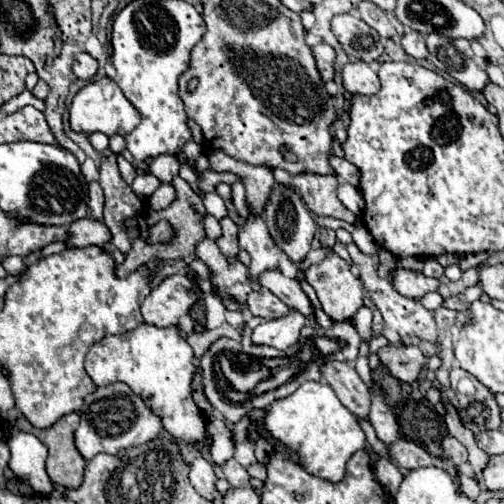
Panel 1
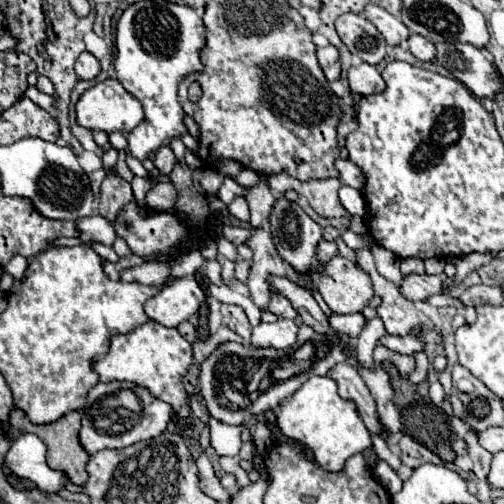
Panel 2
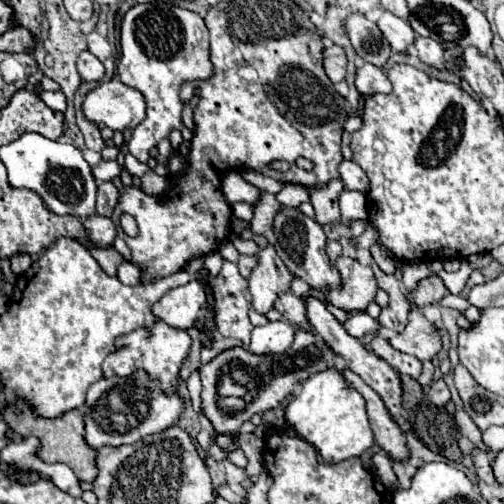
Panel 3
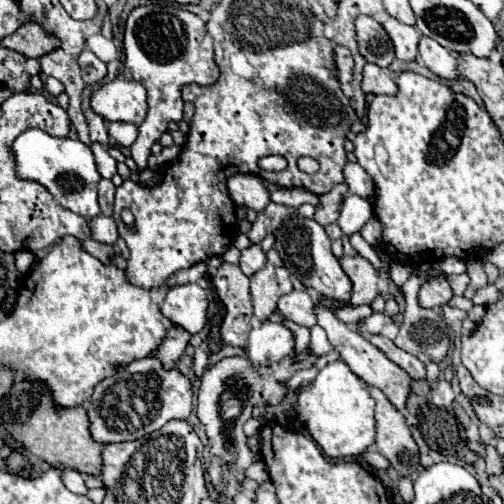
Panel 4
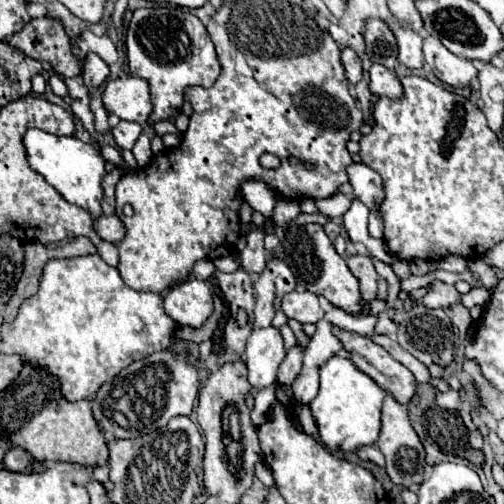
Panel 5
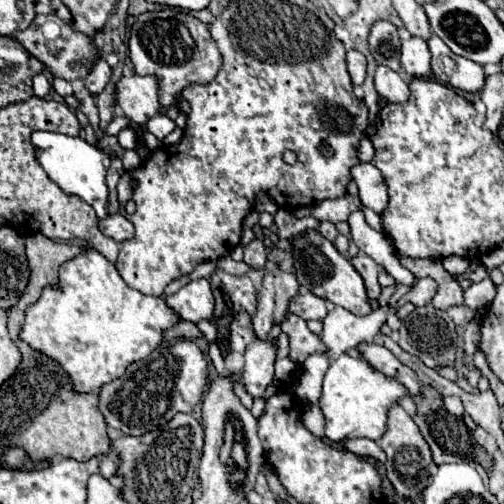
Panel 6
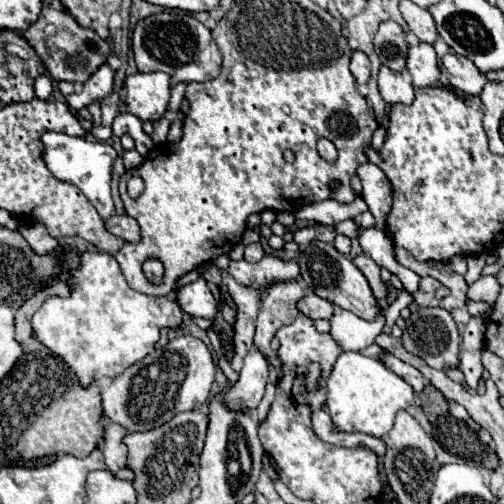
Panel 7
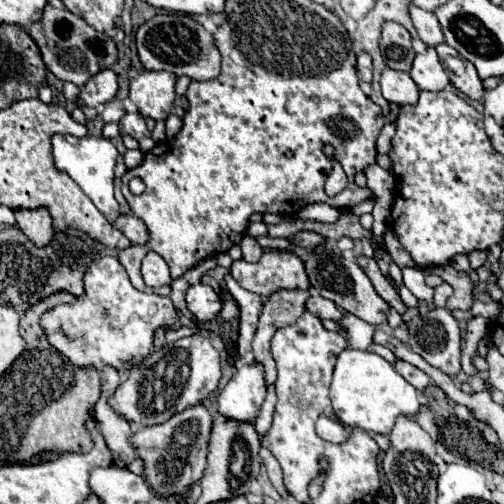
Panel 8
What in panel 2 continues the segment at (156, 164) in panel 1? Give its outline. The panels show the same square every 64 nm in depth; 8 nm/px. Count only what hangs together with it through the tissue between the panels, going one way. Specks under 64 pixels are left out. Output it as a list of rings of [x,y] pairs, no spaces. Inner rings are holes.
[[[160,146],[160,150],[154,156],[154,164],[162,174],[170,174],[174,164],[176,164],[176,156],[168,146]]]

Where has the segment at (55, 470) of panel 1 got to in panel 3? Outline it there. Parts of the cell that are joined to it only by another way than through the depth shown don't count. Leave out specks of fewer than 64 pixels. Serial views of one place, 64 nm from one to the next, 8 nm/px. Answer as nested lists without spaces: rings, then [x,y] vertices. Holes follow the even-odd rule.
[[[8,398],[8,402],[4,404],[4,414],[2,414],[4,422],[12,428],[14,434],[22,436],[22,438],[28,438],[28,436],[36,436],[40,440],[40,452],[38,456],[44,460],[44,462],[64,462],[68,464],[74,474],[80,478],[80,480],[88,480],[92,482],[96,476],[98,476],[98,470],[96,470],[96,450],[92,446],[88,446],[86,438],[84,438],[84,416],[82,412],[76,408],[76,410],[70,410],[70,412],[64,412],[56,418],[44,418],[44,416],[38,416],[34,414],[34,408],[24,402],[22,398]]]

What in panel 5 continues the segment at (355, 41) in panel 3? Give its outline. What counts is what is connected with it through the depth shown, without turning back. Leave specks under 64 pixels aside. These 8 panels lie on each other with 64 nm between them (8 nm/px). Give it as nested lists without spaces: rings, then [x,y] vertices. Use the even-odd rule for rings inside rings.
[[[368,20],[364,28],[366,38],[366,54],[372,58],[372,62],[384,64],[388,70],[394,70],[398,64],[398,44],[390,30],[390,26],[384,20]]]

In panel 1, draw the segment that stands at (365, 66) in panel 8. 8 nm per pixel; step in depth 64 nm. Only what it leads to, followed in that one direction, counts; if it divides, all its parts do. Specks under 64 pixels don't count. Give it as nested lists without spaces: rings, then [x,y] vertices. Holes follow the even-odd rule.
[[[318,44],[312,50],[314,50],[314,58],[316,58],[316,64],[318,64],[322,80],[324,82],[332,80],[334,78],[334,58],[336,58],[334,48],[328,46],[328,44]]]

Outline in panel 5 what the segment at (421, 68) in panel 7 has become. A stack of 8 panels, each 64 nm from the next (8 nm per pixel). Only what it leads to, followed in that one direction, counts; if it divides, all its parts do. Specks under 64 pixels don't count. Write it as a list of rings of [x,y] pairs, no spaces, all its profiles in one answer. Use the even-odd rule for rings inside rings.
[[[390,24],[396,40],[398,40],[398,60],[406,68],[422,68],[424,54],[422,54],[422,36],[418,32],[408,32],[408,28]]]

